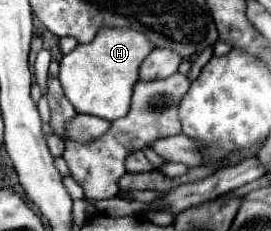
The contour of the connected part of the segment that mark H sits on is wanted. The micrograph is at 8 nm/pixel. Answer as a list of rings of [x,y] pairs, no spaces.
[[[103,27],[91,43],[79,43],[59,63],[59,81],[65,97],[73,103],[77,113],[95,115],[107,121],[115,121],[129,111],[133,85],[139,79],[139,67],[153,51],[153,43],[139,31]]]

